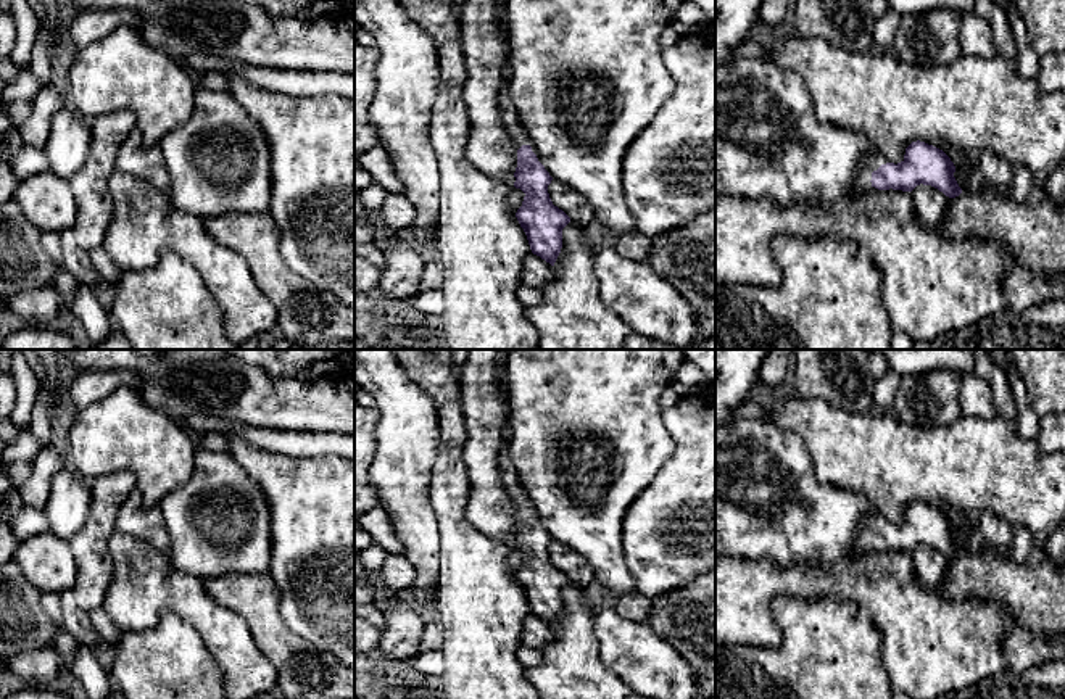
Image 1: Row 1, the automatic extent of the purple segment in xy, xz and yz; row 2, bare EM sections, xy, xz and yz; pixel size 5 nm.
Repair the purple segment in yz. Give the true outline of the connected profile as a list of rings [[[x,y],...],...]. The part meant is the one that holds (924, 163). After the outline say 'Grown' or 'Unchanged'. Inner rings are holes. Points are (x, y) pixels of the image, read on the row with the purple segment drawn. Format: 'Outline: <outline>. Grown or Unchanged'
Outline: [[[912,142],[904,159],[897,164],[881,155],[868,156],[857,176],[857,192],[872,188],[912,192],[917,185],[931,185],[949,198],[962,193],[955,177],[955,166],[939,148],[925,142]]]. Grown

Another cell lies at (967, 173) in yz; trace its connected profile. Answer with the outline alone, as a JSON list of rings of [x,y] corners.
[[[944,151],[955,166],[954,177],[962,188],[962,193],[983,195],[988,193],[984,177],[975,156],[967,156],[957,151]]]

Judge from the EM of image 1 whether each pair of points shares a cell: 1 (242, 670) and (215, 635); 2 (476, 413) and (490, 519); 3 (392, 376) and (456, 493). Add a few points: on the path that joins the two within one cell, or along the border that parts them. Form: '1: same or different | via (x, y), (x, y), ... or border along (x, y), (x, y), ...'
1: same | via (242, 662), (223, 643)
2: same | via (484, 438), (487, 493)
3: different | border along (437, 419), (439, 446), (427, 495)

